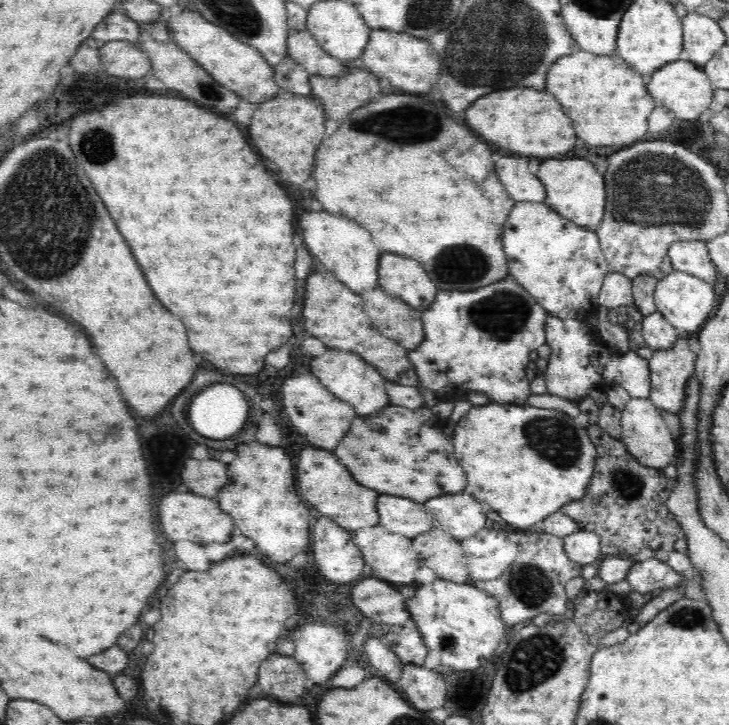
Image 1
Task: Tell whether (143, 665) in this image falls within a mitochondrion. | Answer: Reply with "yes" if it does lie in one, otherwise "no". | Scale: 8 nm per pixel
no

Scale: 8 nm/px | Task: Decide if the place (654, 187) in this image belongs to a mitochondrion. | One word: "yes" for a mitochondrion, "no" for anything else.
yes

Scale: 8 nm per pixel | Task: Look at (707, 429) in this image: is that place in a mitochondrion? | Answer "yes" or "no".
no

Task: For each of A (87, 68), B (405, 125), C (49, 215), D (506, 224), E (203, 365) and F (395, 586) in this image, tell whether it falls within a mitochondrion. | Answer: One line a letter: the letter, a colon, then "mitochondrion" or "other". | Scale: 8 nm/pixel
A: other
B: mitochondrion
C: mitochondrion
D: other
E: other
F: other

